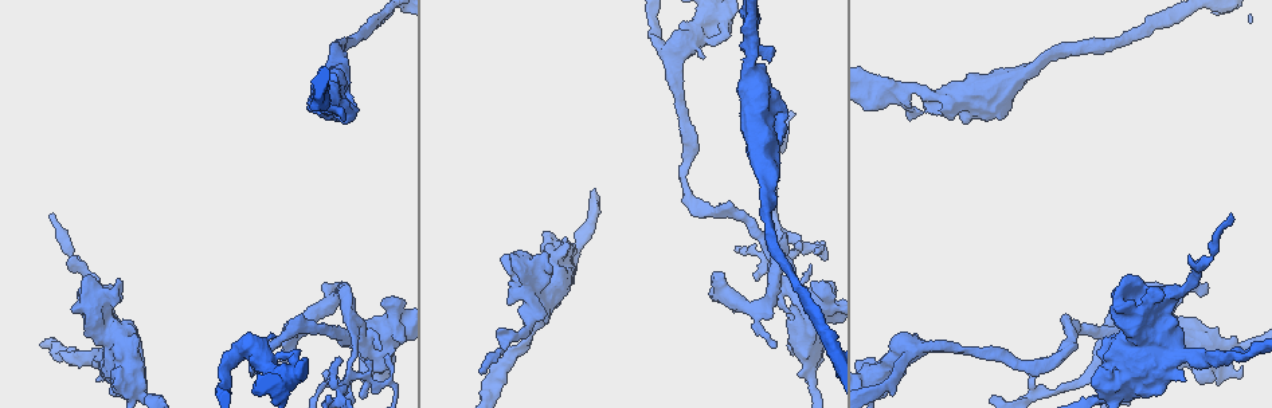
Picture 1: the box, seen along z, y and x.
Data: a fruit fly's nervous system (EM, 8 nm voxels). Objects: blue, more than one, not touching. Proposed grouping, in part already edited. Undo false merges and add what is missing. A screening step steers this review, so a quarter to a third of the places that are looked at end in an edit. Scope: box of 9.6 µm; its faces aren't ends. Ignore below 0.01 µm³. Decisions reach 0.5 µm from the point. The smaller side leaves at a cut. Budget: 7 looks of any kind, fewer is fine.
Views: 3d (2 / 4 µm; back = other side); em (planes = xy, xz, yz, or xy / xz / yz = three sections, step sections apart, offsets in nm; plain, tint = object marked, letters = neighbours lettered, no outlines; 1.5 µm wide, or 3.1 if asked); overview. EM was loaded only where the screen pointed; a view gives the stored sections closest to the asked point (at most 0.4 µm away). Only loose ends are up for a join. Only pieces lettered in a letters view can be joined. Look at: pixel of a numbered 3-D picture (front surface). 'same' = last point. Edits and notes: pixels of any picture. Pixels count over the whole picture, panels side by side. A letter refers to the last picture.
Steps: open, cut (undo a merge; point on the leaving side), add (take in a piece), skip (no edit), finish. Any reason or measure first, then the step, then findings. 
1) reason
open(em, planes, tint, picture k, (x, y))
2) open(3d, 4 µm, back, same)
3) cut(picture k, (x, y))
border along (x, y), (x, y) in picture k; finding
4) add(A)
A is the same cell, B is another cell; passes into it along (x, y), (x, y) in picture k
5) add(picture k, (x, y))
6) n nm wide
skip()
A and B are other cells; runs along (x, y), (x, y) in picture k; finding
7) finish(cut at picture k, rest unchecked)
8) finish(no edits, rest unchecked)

sudden change in width
open(em, yz, step 8, letters, picture 1, (752, 70))

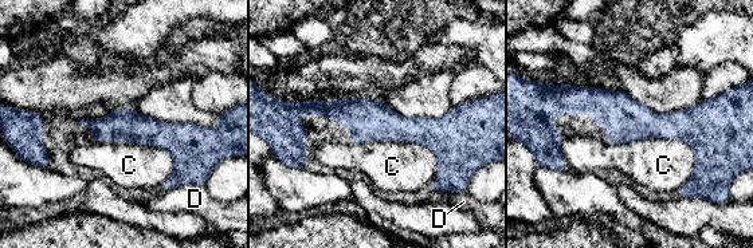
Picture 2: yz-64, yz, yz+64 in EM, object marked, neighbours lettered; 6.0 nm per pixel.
240 nm wide
skip()
C and D are other cells; runs along (556, 109), (716, 121) in picture 2; continuous, no second neuron

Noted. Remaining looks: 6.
calibre changes
open(em, planes, letters, picture 1, (1186, 355))

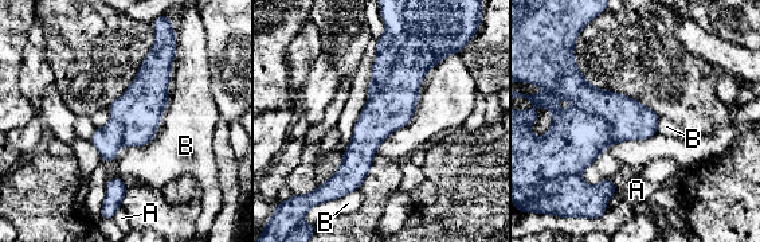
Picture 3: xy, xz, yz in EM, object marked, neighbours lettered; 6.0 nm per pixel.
220 nm wide
cut(picture 3, (392, 39))
A and B are other cells; border along (408, 32), (387, 81), (368, 100) in picture 3; a second neuron is stuck on

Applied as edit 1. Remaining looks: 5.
redraw
open(overview)

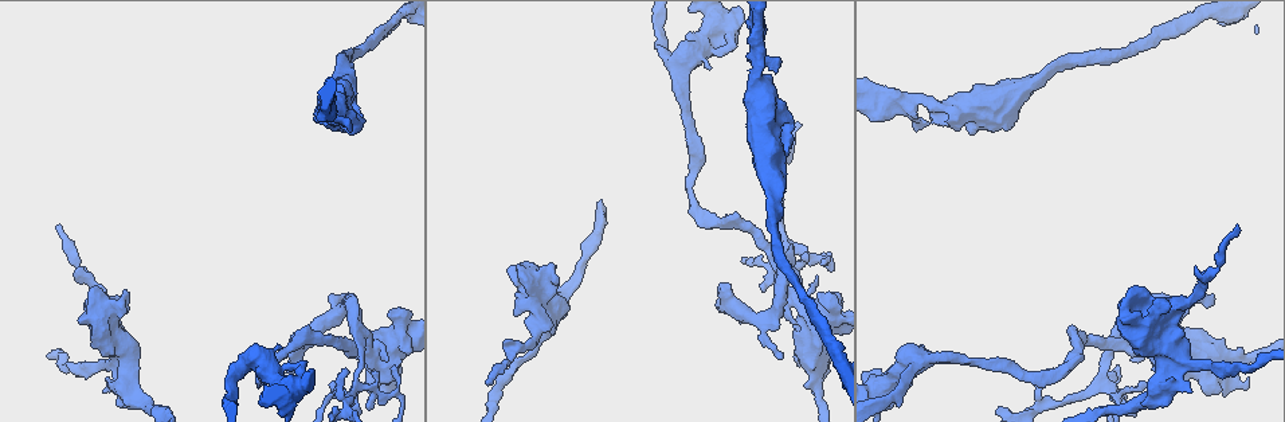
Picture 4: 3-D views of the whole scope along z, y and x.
narrows sharply
open(em, planes, tint, picture 4, (686, 112))

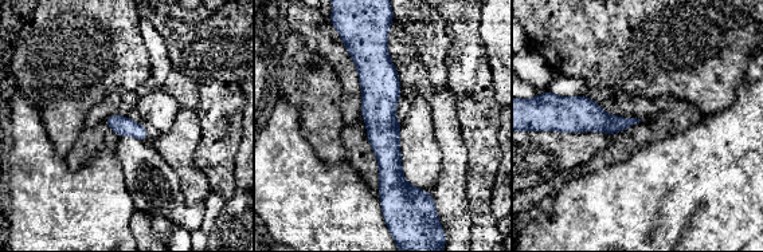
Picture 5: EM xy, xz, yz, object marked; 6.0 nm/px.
what lies round it
open(em, planes, letters, same)

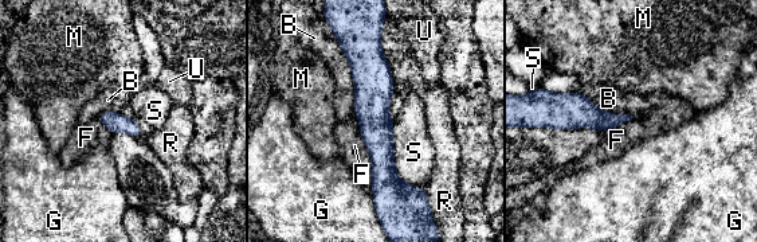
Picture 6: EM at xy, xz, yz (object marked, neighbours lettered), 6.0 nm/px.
110 nm wide; B touches over 480 nm
skip()
B, F, G, M, R, S and U are other cells; continuous, no second neuron

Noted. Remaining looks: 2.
finish(cut at picture 3, rest unchecked)

